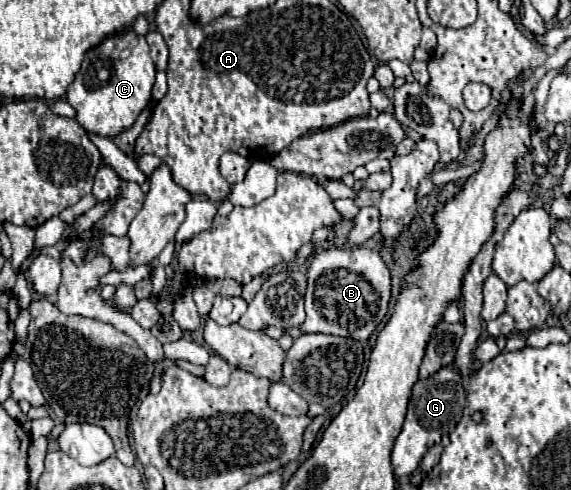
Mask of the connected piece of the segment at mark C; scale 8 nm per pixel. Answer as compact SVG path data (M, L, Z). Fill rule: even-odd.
M133 31L125 35L113 35L99 47L87 51L79 73L67 89L67 103L77 111L77 123L99 137L117 137L125 129L133 127L139 113L151 101L151 87L155 81L155 63L149 55L145 37ZM133 39L137 39L135 45Z

